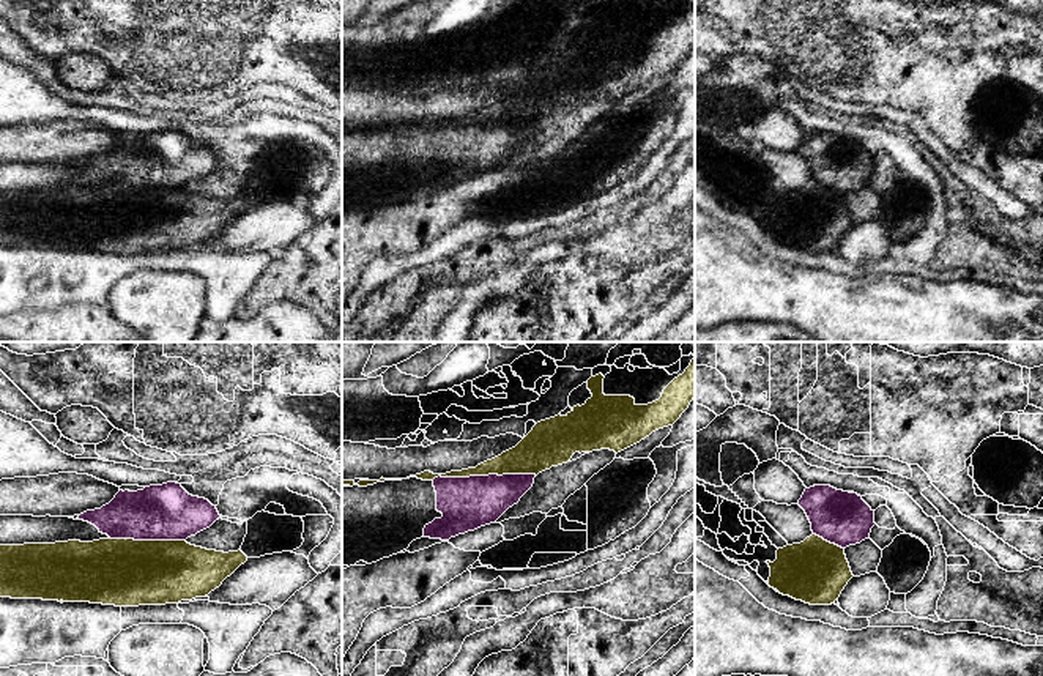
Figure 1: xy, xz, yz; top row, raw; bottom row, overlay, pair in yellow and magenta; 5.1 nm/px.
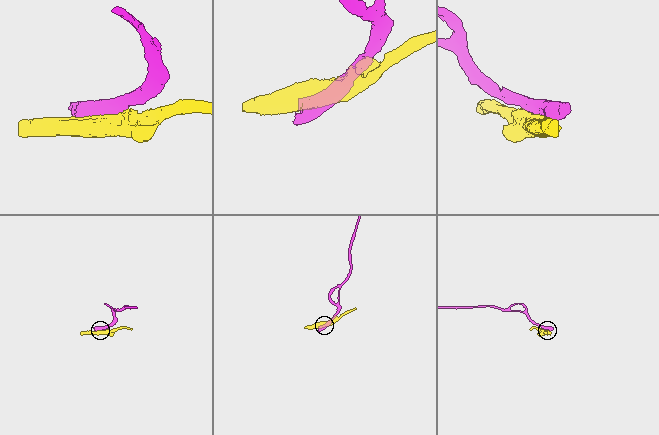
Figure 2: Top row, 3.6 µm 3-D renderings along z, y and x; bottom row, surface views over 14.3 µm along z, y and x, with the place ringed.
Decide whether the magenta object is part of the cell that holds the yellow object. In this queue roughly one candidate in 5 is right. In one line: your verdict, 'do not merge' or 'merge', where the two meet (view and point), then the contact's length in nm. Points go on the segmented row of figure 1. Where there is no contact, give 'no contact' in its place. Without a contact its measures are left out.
do not merge | xz (484, 475) | 550 nm

